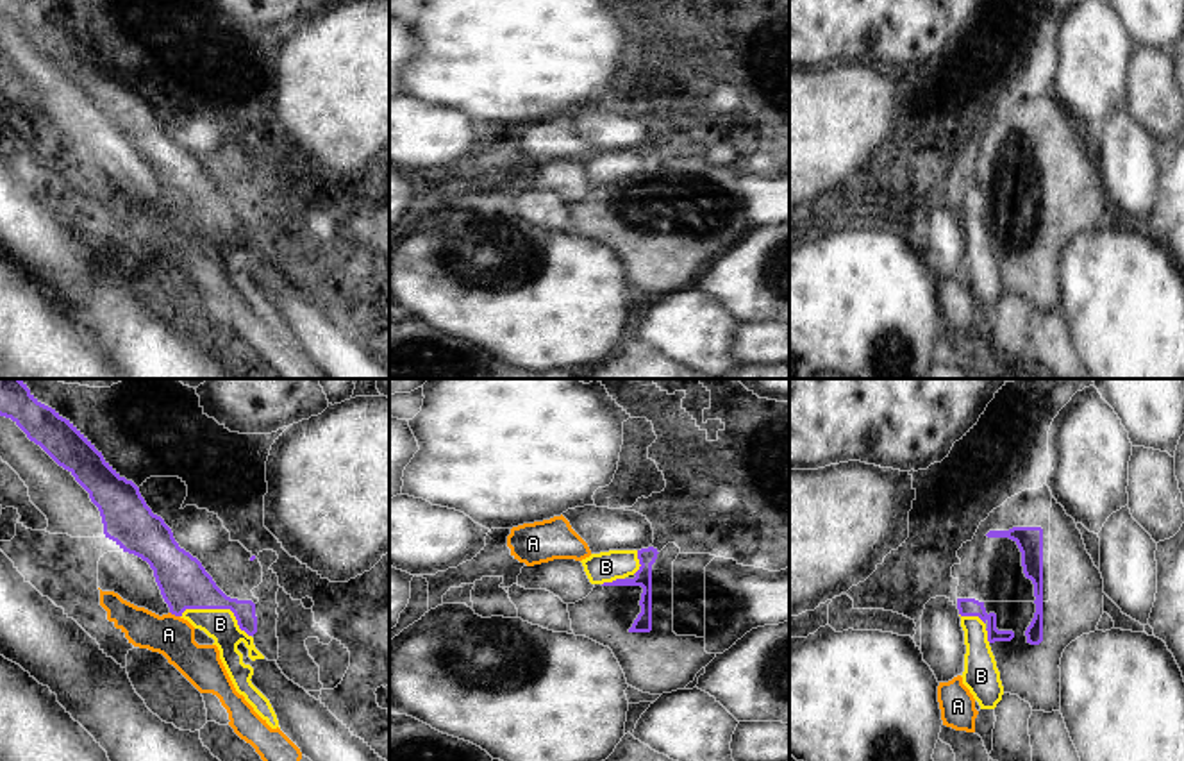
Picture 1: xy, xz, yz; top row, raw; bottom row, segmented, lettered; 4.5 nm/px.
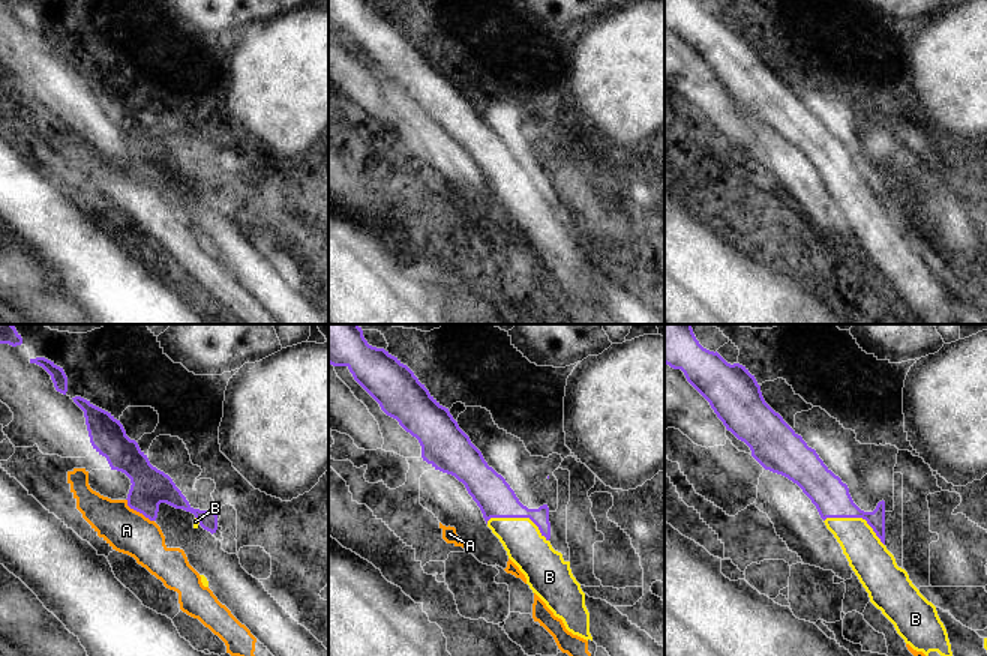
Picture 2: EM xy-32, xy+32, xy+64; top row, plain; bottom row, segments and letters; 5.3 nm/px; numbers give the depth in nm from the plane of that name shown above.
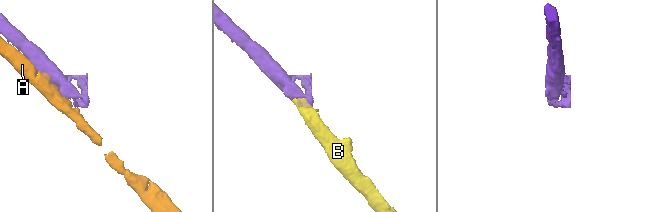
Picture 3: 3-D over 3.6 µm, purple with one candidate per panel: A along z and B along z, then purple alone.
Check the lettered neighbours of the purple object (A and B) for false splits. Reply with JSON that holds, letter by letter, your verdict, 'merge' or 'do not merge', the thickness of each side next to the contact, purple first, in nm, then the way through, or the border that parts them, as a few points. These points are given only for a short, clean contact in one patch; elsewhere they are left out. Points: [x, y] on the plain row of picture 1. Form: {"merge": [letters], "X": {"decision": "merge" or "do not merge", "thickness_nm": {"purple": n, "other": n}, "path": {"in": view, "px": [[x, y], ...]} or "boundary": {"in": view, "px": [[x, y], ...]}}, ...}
{"merge": ["B"], "A": {"decision": "do not merge", "thickness_nm": {"purple": 220, "other": 190}, "boundary": {"in": "xy", "px": [[170, 211], [179, 217]]}}, "B": {"decision": "merge", "thickness_nm": {"purple": 220, "other": 140}, "path": {"in": "xy", "px": [[184, 184], [208, 208], [220, 208], [220, 224]]}}}

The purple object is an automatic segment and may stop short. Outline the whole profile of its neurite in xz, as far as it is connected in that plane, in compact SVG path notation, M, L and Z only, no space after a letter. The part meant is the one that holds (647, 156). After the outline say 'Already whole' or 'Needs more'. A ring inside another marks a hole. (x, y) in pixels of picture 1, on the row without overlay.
M654 146L641 150L609 150L591 154L580 161L591 184L643 188L639 200L641 213L629 232L652 230L652 164L657 154Z. Needs more.

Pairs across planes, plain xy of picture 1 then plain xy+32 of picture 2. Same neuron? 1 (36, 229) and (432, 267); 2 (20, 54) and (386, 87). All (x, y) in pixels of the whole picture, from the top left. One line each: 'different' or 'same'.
1: same
2: same

